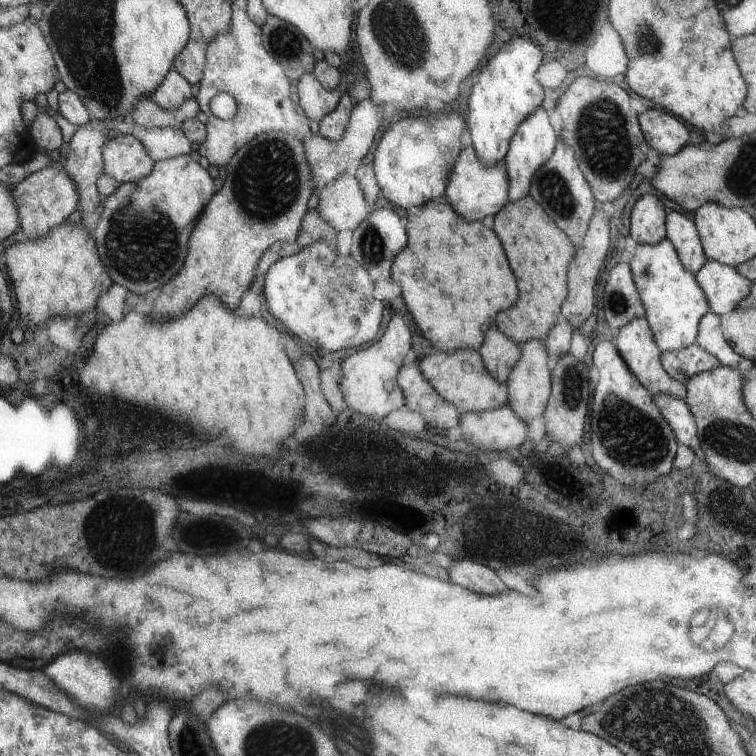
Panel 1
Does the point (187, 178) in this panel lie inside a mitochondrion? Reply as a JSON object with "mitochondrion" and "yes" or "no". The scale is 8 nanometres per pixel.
{"mitochondrion":"no"}

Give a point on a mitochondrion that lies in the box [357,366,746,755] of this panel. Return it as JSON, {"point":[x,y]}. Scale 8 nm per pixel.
{"point":[637,439]}

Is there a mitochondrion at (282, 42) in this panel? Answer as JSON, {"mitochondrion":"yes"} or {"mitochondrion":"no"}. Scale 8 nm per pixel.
{"mitochondrion":"yes"}

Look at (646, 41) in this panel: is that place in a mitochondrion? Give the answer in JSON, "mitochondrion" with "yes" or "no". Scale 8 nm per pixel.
{"mitochondrion":"yes"}

